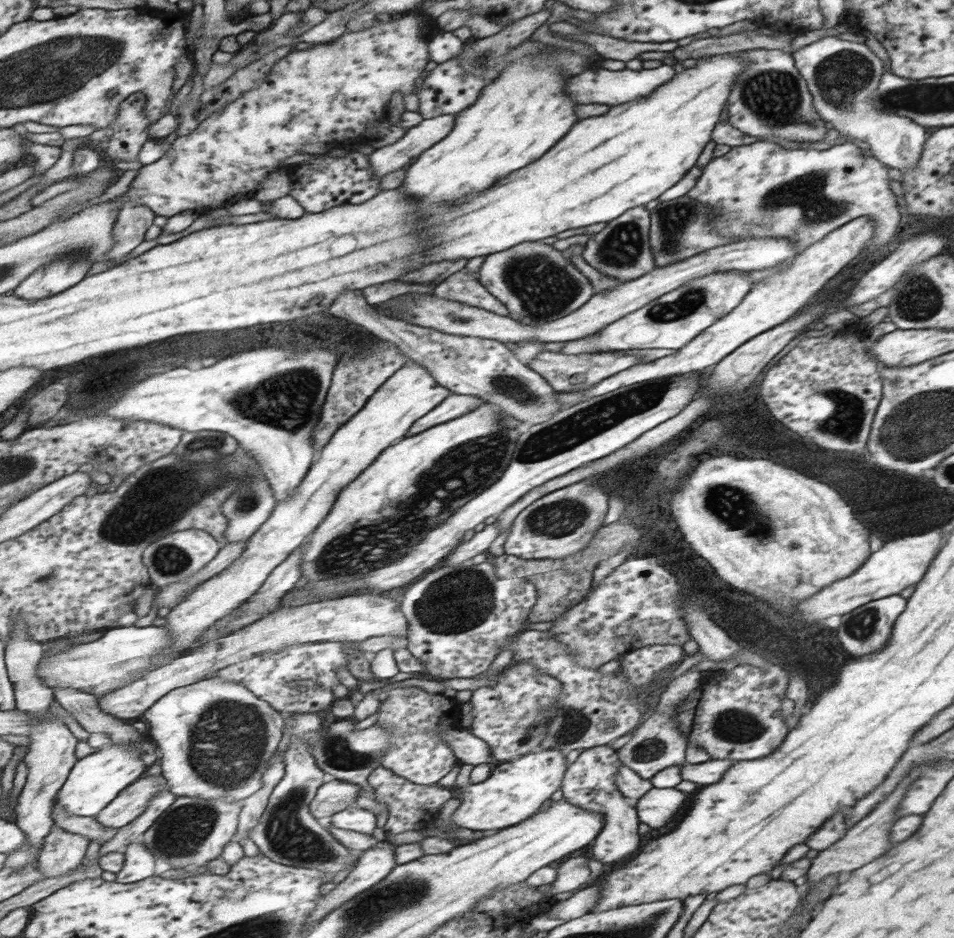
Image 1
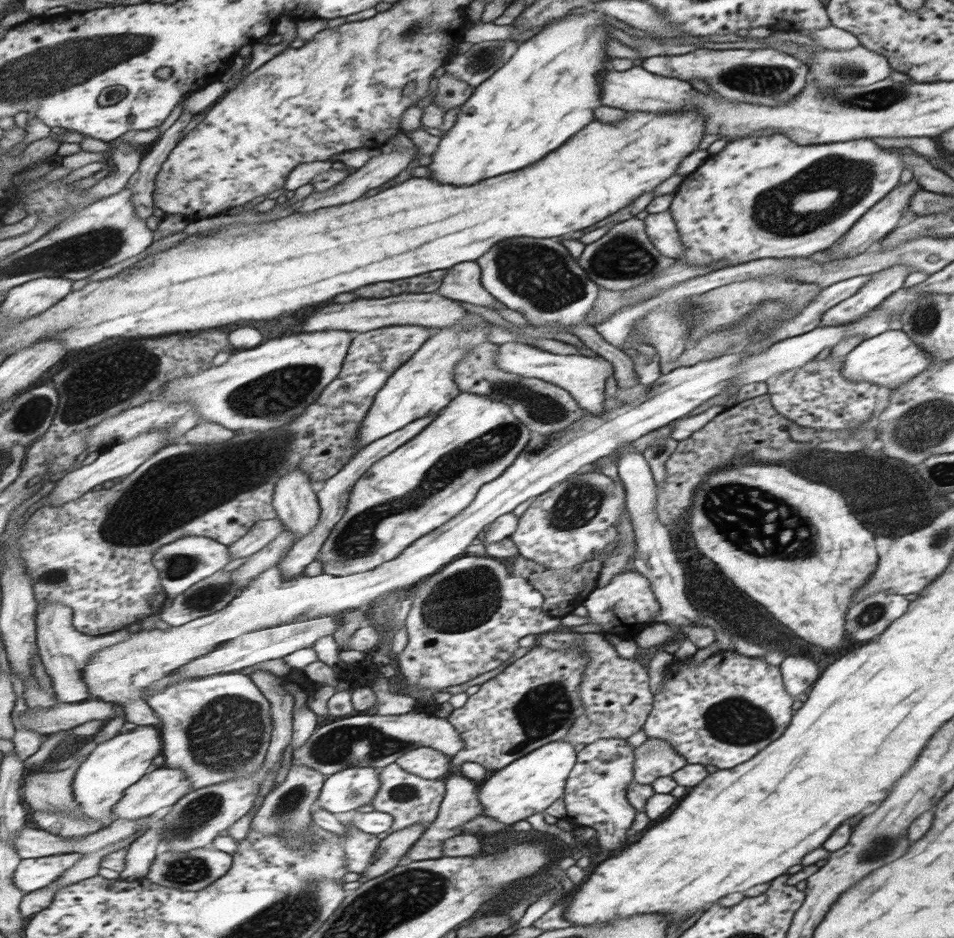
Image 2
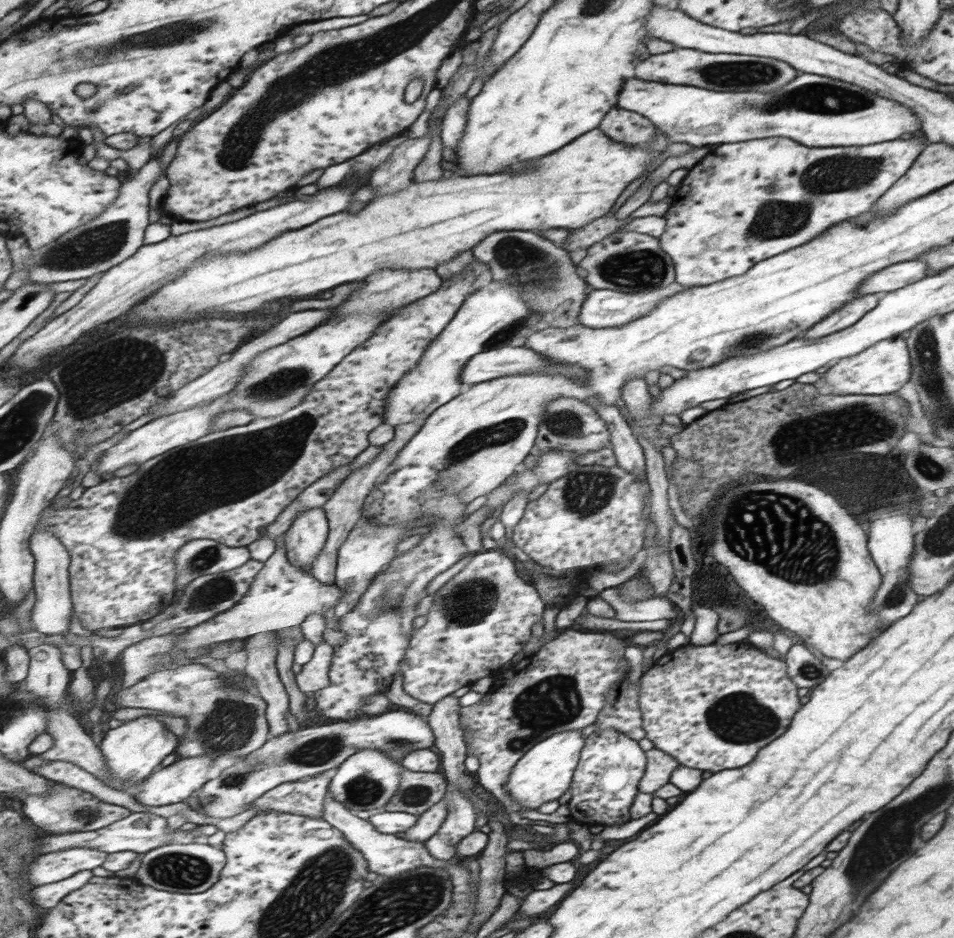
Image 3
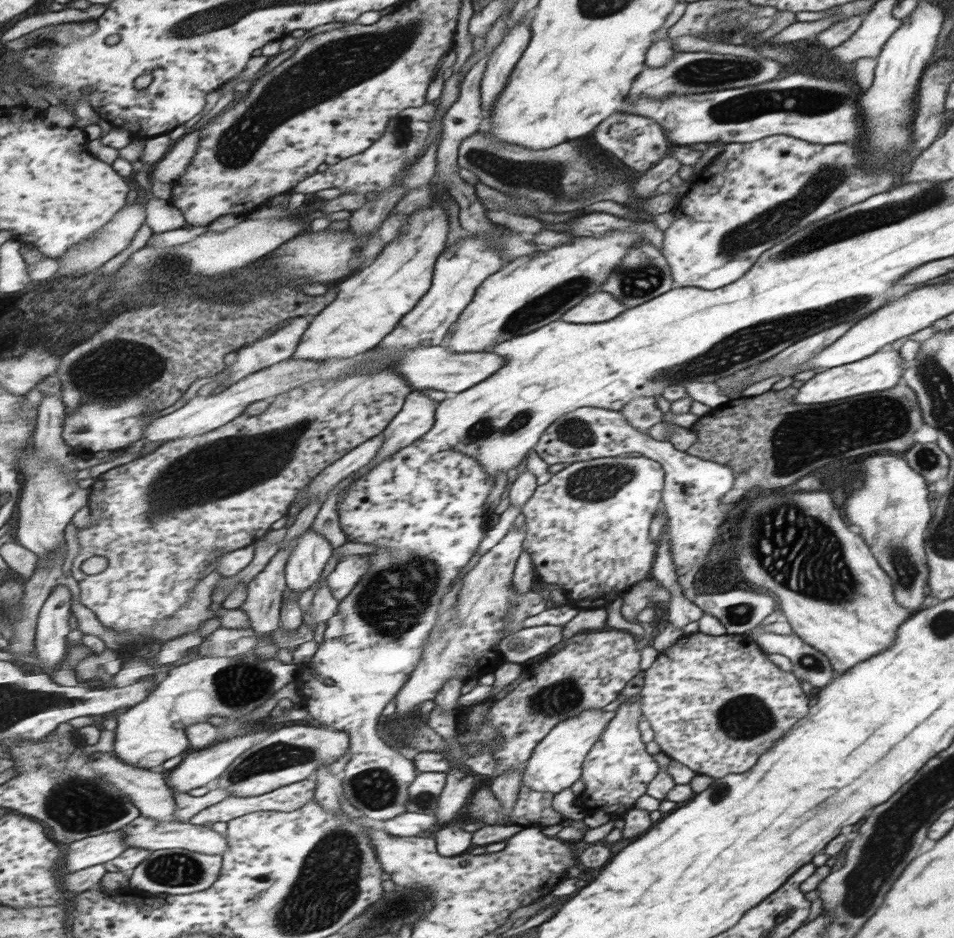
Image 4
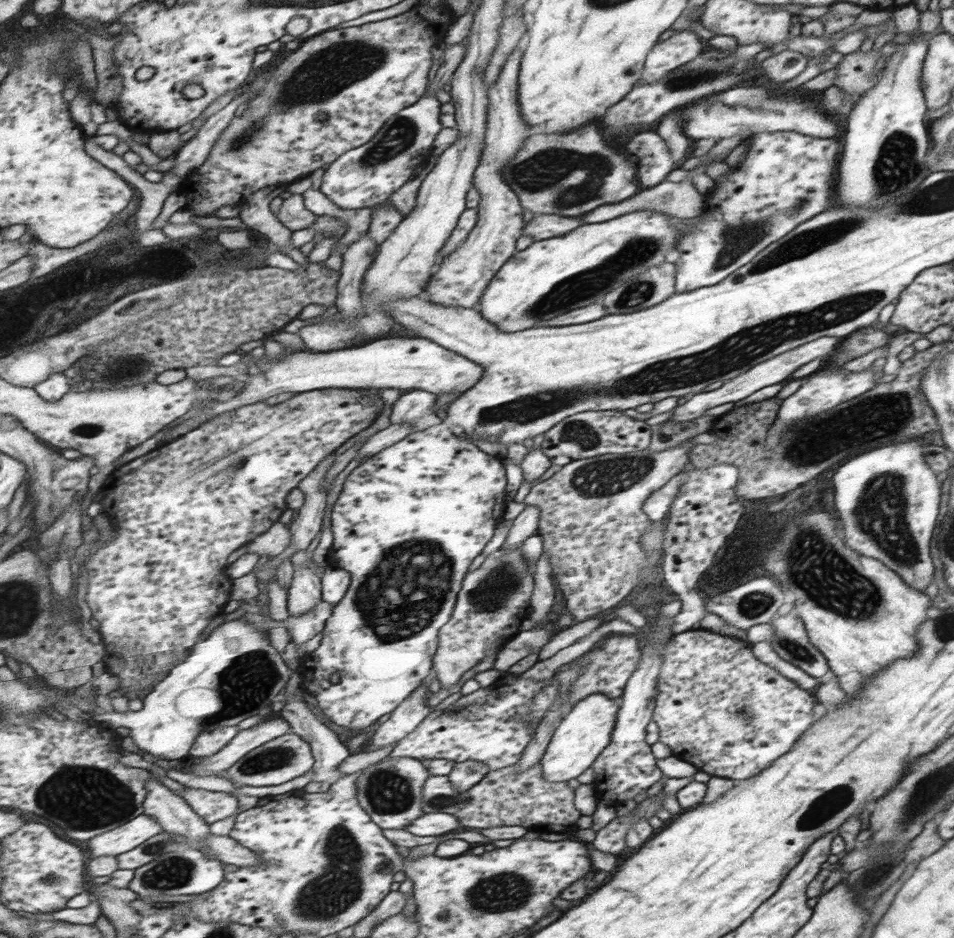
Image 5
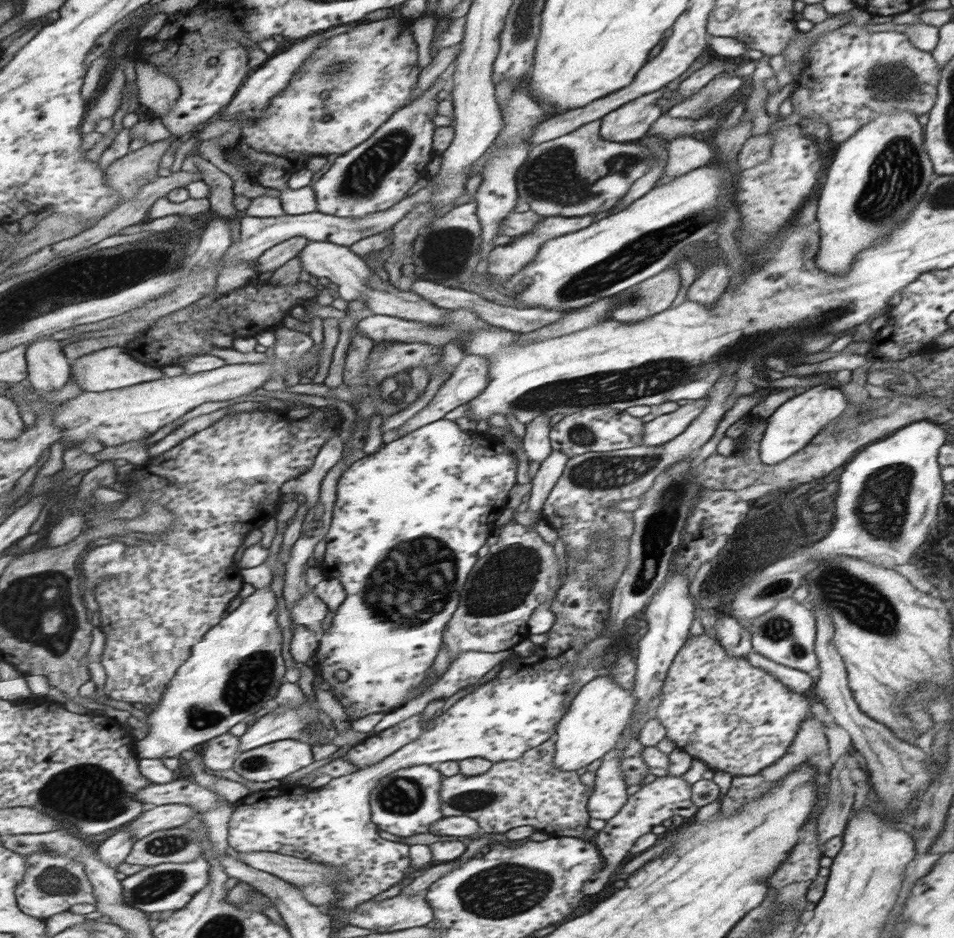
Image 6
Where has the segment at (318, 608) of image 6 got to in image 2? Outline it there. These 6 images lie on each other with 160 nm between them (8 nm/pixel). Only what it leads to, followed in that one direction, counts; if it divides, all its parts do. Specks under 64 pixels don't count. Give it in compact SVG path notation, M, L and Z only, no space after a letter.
M294 468L291 473L283 476L283 479L277 483L277 489L274 494L274 507L278 512L278 518L283 522L290 532L294 532L296 541L302 540L314 532L322 518L322 506L318 499L318 493L311 490L311 479L302 468Z

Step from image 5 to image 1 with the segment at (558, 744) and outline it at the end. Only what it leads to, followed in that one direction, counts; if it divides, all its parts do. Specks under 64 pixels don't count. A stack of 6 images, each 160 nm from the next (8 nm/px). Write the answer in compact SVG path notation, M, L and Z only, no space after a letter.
M540 747L516 760L494 764L483 782L471 783L467 781L469 766L463 764L454 784L459 790L460 803L451 819L457 826L470 831L501 830L518 825L535 815L539 806L559 788L564 780L565 766L561 750Z

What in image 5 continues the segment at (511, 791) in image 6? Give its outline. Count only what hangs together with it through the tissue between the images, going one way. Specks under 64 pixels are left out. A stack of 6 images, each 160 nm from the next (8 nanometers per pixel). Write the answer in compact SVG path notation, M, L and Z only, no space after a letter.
M539 762L529 768L516 771L515 765L488 771L470 789L458 791L447 775L431 776L423 789L425 810L433 809L457 818L461 829L487 829L499 826L521 826L536 833L566 833L575 828L580 817L573 807L573 792L566 782L551 782L543 778Z

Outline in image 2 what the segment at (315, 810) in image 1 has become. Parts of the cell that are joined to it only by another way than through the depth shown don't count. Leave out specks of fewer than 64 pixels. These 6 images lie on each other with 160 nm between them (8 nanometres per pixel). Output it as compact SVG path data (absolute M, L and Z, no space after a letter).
M351 766L331 775L322 788L318 806L339 814L372 804L382 790L382 778L377 768Z

